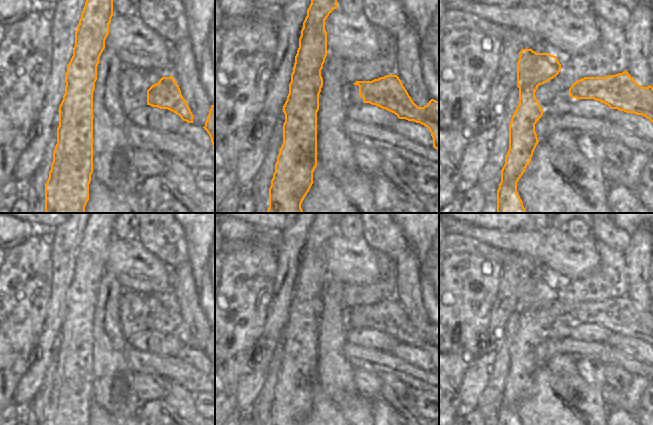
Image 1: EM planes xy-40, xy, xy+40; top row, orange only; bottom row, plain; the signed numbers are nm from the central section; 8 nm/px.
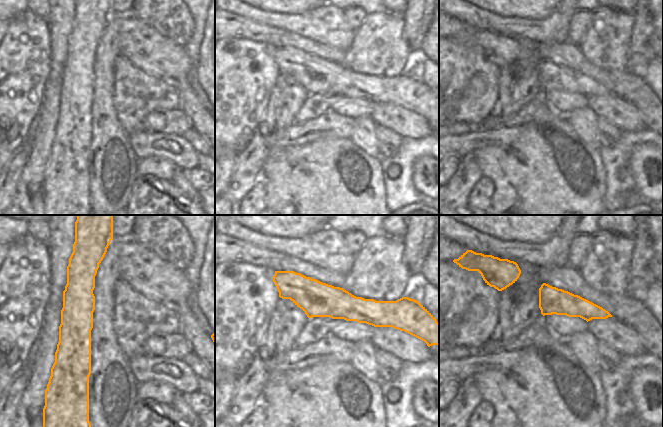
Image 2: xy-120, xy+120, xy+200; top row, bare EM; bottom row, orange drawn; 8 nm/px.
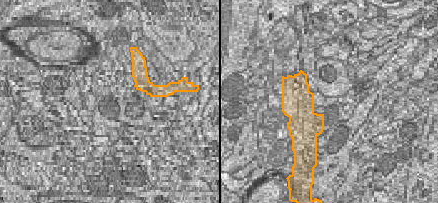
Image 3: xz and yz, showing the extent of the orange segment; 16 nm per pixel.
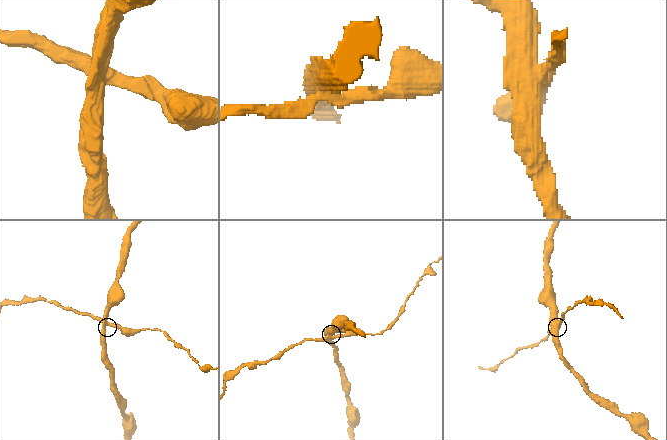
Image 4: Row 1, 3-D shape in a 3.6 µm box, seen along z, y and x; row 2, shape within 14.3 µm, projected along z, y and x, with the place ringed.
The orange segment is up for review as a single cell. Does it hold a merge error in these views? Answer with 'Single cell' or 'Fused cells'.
Fused cells.

